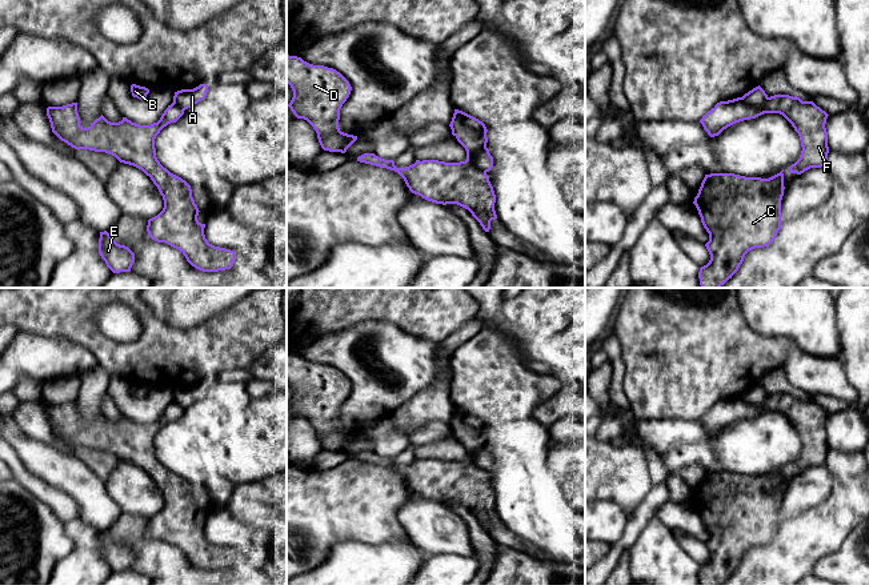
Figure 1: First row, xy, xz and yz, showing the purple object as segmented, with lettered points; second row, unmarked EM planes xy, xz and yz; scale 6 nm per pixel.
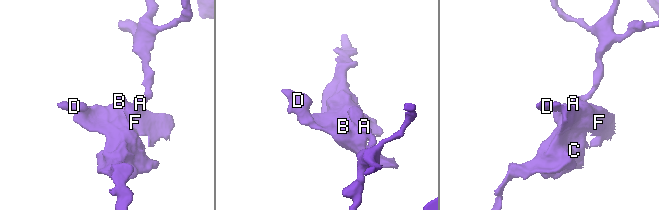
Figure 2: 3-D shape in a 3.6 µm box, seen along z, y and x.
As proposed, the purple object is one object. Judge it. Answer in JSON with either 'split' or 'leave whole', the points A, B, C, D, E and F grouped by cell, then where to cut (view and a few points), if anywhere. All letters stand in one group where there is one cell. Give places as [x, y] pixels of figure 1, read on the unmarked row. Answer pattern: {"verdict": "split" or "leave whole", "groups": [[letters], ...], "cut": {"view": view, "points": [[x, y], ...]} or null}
{"verdict": "split", "groups": [["A"], ["B", "C", "D", "E", "F"]], "cut": {"view": "xz", "points": [[485, 444], [476, 456], [476, 464], [484, 471]]}}

